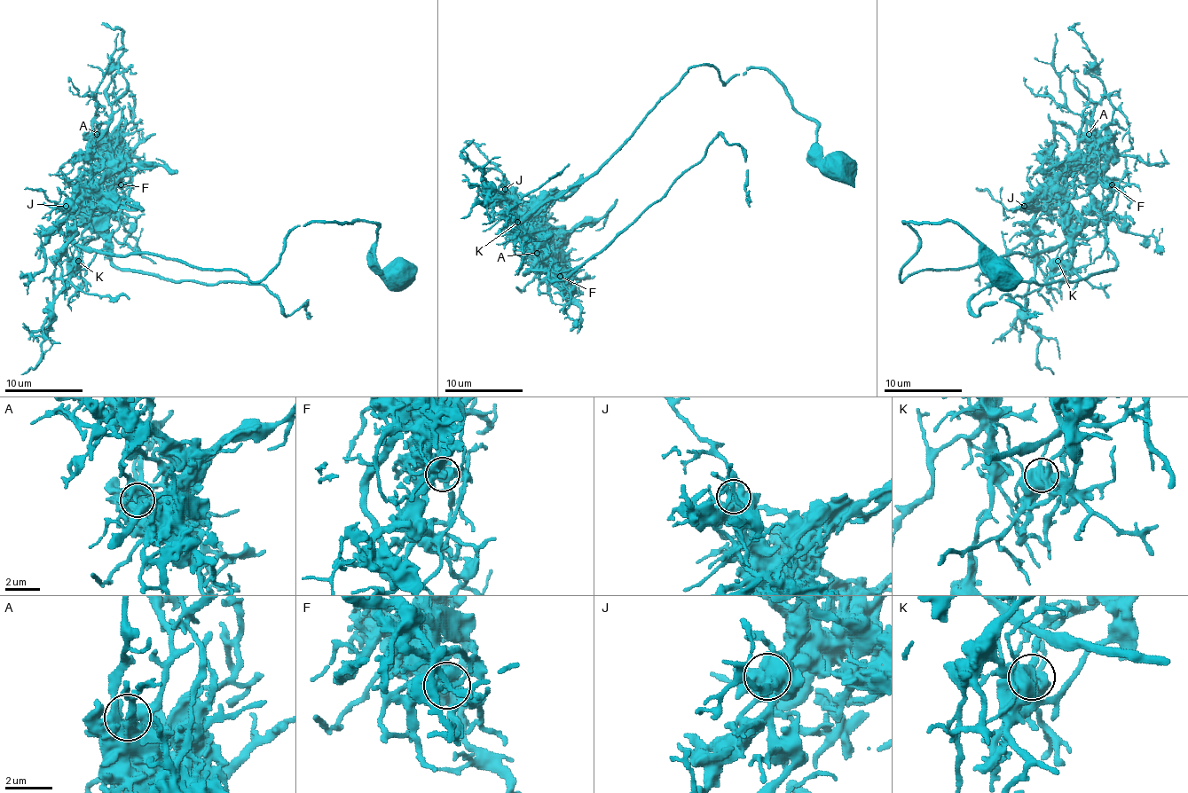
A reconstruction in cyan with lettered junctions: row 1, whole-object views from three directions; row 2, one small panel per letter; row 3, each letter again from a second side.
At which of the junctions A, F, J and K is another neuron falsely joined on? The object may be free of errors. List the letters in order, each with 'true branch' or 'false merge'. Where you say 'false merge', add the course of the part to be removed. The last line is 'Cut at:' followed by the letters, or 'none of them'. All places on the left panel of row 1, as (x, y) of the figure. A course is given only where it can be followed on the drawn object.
A: true branch
F: true branch
J: true branch
K: false merge; course (77, 261), (103, 247), (97, 206), (113, 263), (263, 284), (286, 315), (308, 300), (310, 313)
Cut at: K

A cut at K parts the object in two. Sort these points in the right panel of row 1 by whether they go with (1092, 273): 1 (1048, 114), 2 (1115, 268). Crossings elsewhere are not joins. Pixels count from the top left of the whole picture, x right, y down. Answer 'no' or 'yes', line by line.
1: no
2: yes

